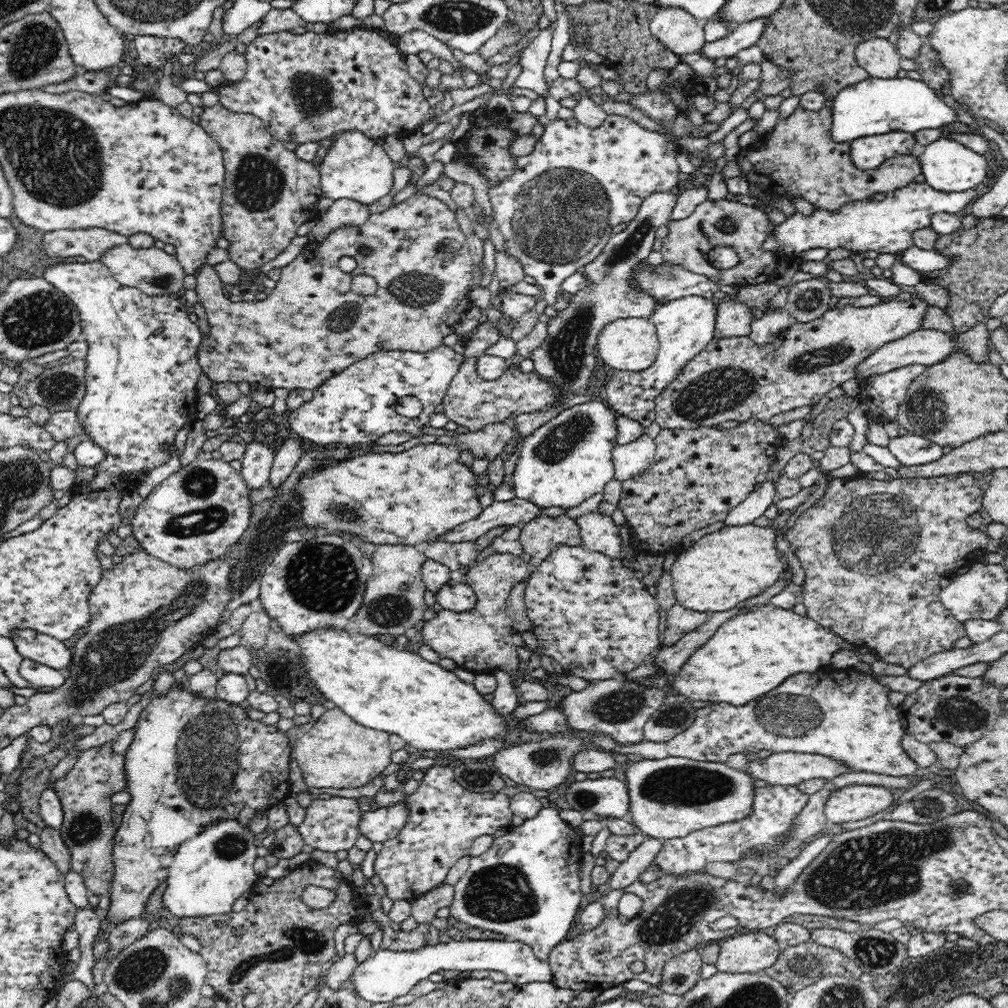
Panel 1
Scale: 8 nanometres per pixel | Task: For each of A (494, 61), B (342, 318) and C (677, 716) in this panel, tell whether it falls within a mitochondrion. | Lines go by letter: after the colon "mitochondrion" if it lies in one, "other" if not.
A: other
B: mitochondrion
C: mitochondrion

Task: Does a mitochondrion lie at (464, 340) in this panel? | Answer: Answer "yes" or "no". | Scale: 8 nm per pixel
no

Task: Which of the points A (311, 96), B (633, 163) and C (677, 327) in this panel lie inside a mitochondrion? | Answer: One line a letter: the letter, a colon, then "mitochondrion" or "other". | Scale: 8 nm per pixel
A: mitochondrion
B: other
C: other

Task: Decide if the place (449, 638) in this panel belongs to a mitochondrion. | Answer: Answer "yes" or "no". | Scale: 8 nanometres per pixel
no

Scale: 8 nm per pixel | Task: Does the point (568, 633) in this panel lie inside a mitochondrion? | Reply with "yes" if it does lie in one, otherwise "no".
no

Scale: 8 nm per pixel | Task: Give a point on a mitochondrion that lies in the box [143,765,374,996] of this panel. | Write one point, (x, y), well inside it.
(300, 941)

